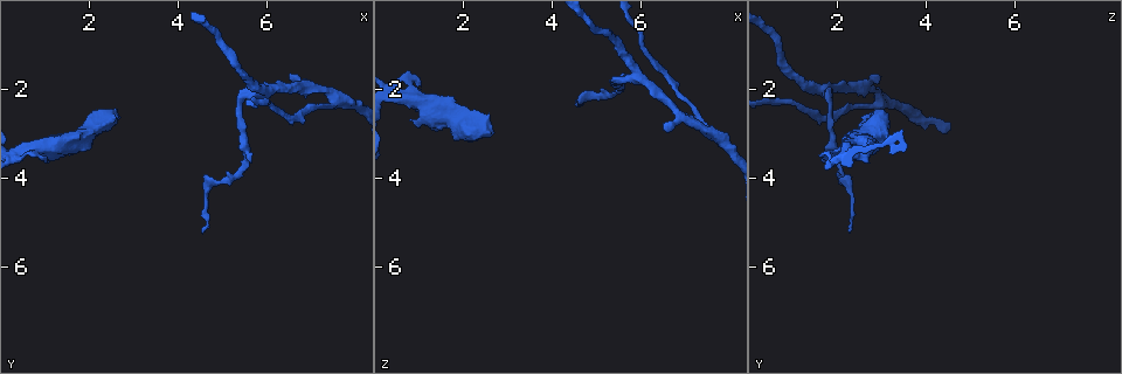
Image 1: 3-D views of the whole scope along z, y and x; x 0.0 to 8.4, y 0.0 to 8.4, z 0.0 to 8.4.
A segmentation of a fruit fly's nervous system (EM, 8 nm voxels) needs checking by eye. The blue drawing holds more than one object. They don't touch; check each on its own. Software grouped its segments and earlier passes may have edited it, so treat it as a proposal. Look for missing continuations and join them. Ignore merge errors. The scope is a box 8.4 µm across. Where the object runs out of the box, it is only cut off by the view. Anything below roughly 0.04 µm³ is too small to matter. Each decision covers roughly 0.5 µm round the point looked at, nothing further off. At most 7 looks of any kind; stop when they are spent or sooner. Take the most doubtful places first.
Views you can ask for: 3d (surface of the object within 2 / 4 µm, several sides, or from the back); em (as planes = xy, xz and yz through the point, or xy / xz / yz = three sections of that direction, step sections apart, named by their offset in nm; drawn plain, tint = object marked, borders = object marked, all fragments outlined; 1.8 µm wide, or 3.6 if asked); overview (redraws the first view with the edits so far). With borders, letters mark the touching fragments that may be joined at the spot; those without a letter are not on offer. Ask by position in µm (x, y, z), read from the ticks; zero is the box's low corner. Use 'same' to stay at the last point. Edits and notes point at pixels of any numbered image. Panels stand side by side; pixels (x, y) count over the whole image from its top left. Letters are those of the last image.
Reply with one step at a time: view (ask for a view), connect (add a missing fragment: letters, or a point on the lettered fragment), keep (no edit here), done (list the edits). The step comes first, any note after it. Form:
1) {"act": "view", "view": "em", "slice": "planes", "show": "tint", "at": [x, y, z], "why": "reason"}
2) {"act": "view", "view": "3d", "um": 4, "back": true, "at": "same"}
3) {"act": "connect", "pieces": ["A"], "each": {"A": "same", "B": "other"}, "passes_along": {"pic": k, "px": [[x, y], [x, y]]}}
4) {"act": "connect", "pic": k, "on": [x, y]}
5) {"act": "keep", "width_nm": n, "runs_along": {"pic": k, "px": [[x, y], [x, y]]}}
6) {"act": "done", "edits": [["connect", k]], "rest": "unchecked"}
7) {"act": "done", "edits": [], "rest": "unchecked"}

{"act": "view", "view": "3d", "um": 2, "at": [0.70, 3.25, 2.30], "why": "thick turns thin"}

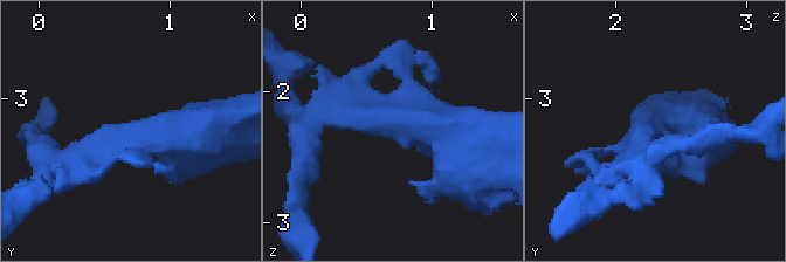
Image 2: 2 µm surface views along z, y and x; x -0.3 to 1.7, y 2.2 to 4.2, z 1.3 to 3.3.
{"act": "view", "view": "em", "slice": "planes", "show": "borders", "at": [0.74, 3.24, 2.24], "why": "now the EM"}

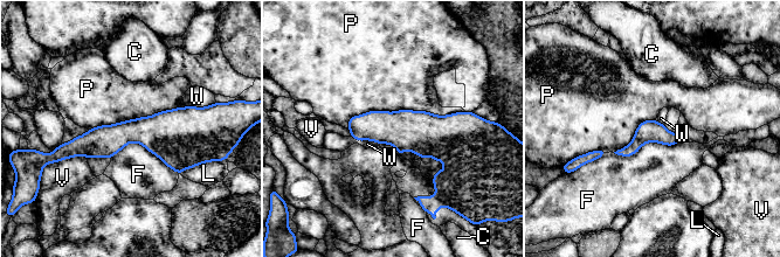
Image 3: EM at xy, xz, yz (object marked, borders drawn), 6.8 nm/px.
{"act": "keep", "longest_contact_nm": ["P", 800], "each": {"C": "other", "F": "other", "L": "other", "P": "other", "V": "other", "W": "other"}, "runs_along": {"pic": 3, "px": [[201, 125], [128, 131], [63, 148]]}, "found": "none of them fits"}

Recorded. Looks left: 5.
{"act": "view", "view": "3d", "um": 4, "at": [7.40, 2.15, 2.90]}

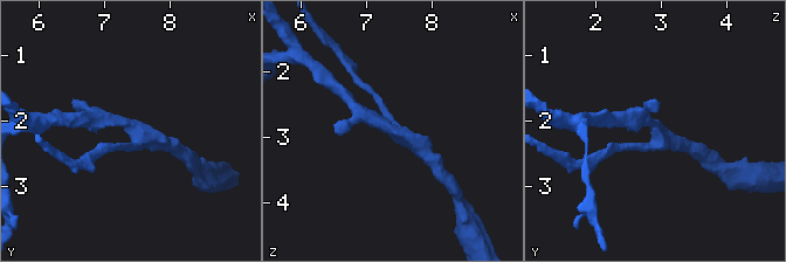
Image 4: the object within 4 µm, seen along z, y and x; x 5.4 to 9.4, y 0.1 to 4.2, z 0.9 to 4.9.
{"act": "view", "view": "em", "slice": "planes", "show": "tint", "at": [7.45, 2.10, 2.90], "arms": 3, "why": "shape alone is not enough"}

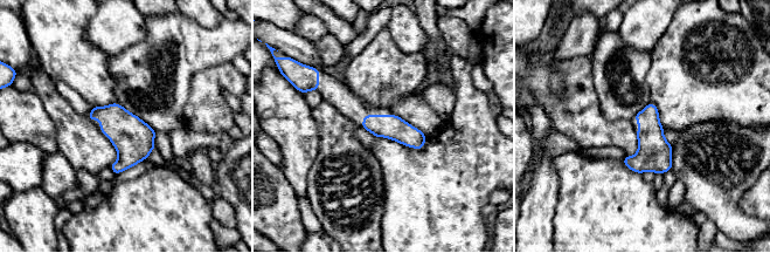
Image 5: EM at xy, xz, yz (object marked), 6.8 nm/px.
{"act": "view", "view": "em", "slice": "planes", "show": "borders", "at": "same"}

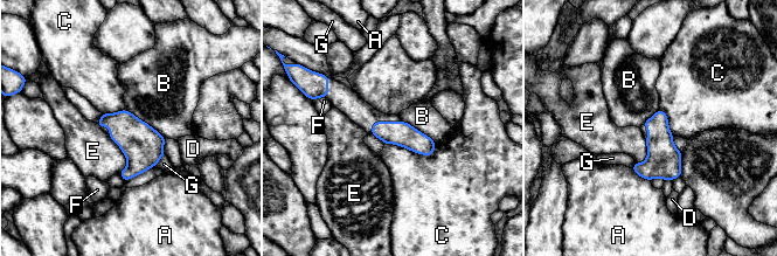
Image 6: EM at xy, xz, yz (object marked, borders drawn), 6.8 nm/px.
{"act": "keep", "longest_contact_nm": ["C", 360], "each": {"A": "other", "B": "other", "C": "other", "D": "other", "E": "other", "F": "other", "G": "other"}, "found": "no lettered fragment goes on from it"}

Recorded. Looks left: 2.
{"act": "view", "view": "3d", "um": 4, "at": [2.50, 2.60, 2.60], "why": "an open end"}

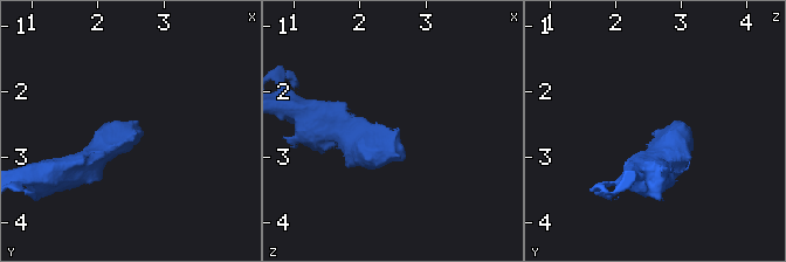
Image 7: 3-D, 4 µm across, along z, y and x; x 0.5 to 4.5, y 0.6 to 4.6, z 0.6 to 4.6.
{"act": "view", "view": "em", "um": 3.6, "slice": "xy", "step": 16, "show": "borders", "at": [2.55, 2.65, 2.65]}

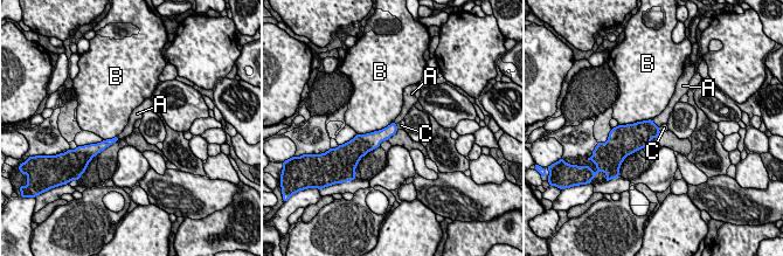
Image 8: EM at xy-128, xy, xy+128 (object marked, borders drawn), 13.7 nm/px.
{"act": "connect", "pieces": ["A"], "each": {"A": "same", "B": "other", "C": "other"}, "found": "the cell continues"}

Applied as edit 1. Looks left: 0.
{"act": "done", "edits": [["connect", 8]], "rest": "unchecked"}

